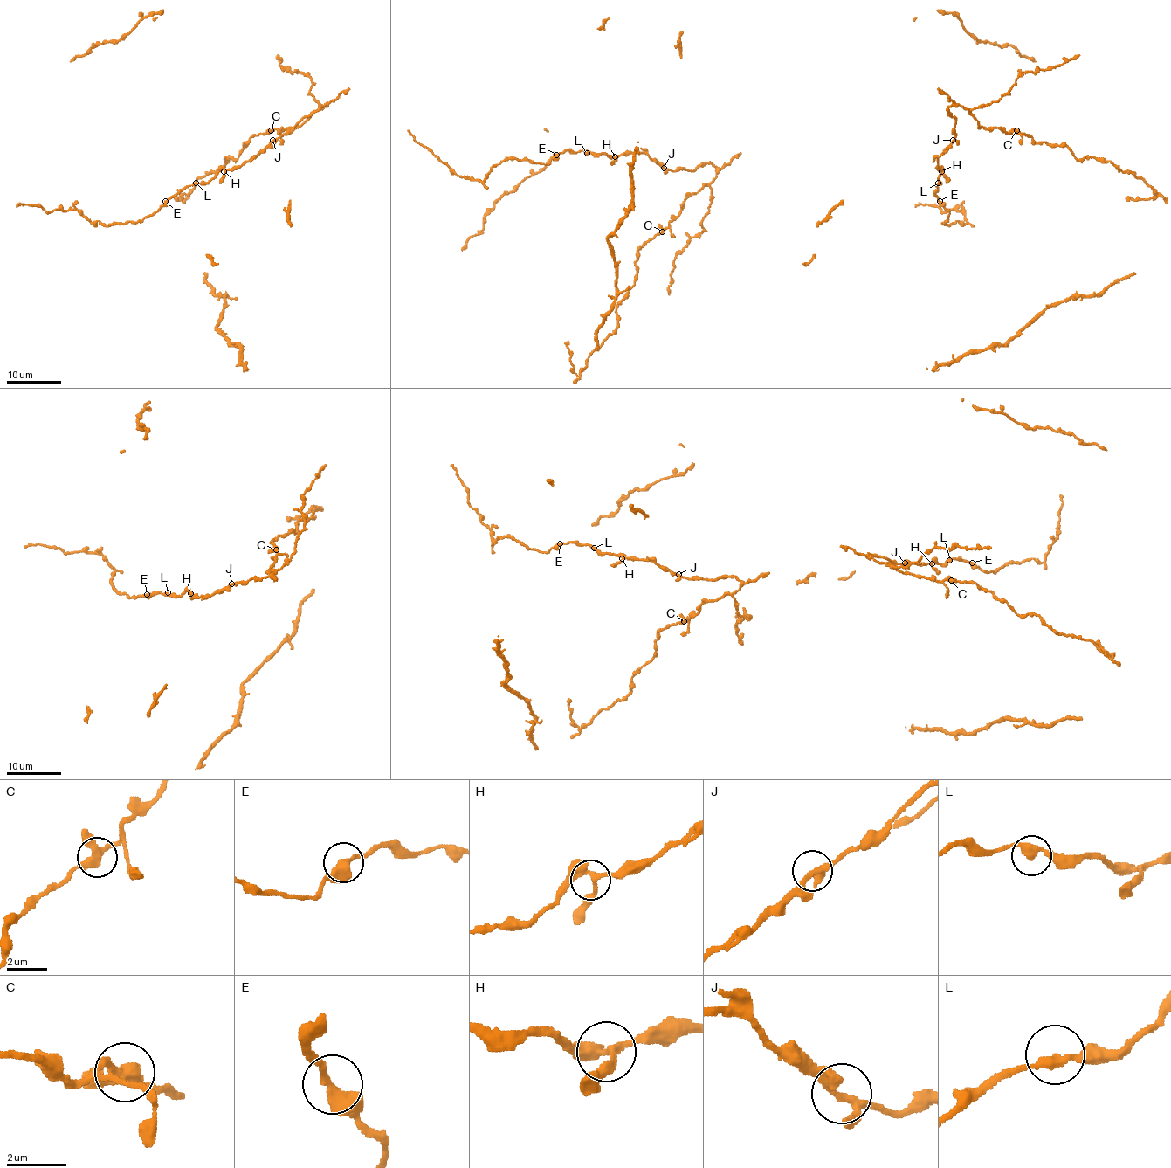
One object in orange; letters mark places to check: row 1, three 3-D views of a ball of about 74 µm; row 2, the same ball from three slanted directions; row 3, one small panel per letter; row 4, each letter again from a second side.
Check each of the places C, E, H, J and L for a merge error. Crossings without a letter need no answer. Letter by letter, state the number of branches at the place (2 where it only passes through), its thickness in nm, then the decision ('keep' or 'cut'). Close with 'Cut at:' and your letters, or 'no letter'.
C: 3 | 360 nm | keep
E: 2 | 400 nm | keep
H: 3 | 260 nm | keep
J: 3 | 220 nm | keep
L: 2 | 320 nm | keep
Cut at: no letter

